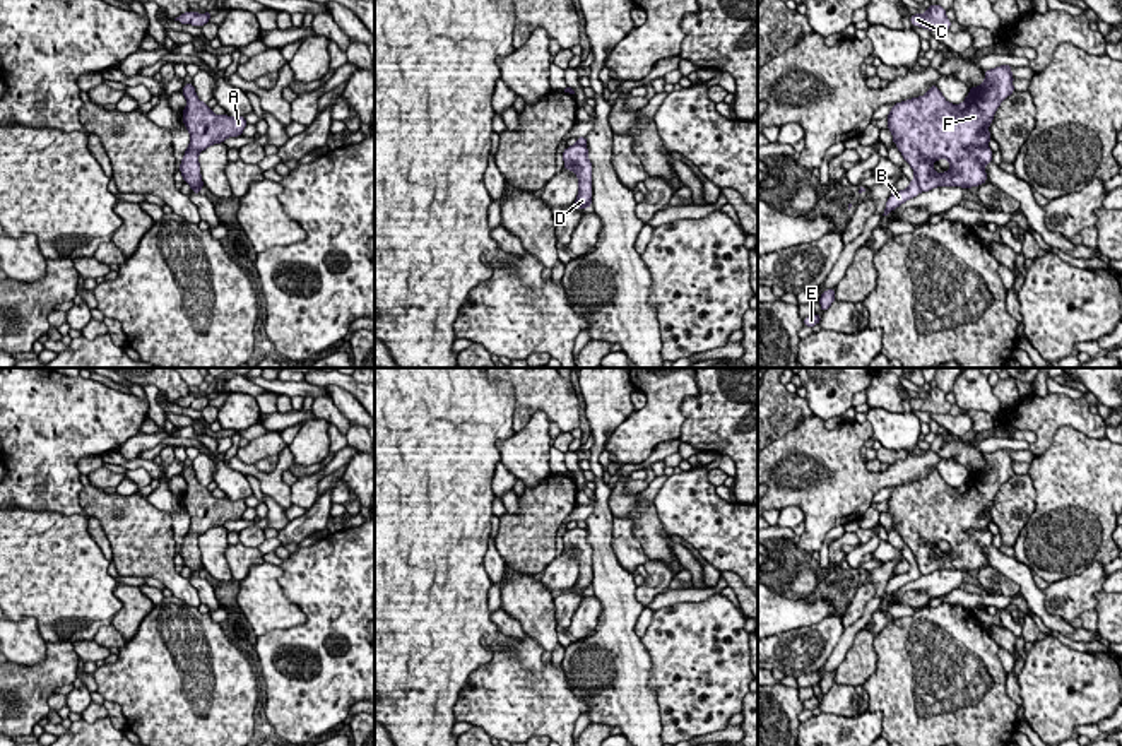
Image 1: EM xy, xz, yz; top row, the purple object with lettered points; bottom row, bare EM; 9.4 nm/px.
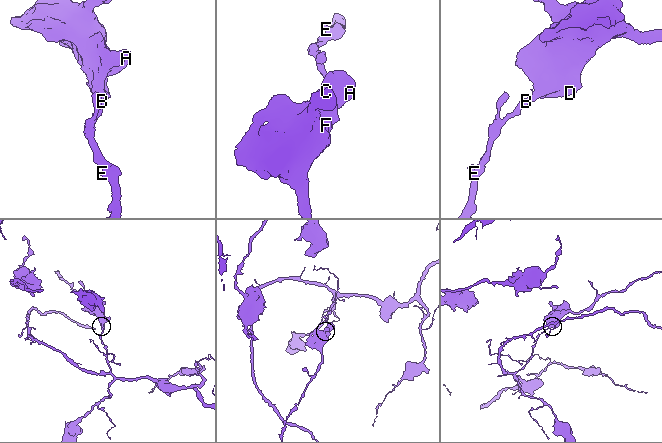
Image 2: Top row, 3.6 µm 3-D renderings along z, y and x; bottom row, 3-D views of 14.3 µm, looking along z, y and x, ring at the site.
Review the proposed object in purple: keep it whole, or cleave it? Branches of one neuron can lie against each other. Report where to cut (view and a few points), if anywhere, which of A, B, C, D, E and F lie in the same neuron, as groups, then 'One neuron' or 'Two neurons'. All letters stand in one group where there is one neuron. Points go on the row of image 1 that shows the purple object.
Split along yz (915, 177), (921, 190). Groups: A C D F / B E. Two neurons

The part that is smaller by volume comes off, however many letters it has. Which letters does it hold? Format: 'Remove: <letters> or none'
Remove: A, C, D, F

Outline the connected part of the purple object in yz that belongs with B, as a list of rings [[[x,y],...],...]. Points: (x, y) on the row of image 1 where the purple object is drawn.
[[[913,178],[910,181],[910,186],[906,190],[901,192],[893,192],[891,197],[886,202],[886,209],[883,216],[888,216],[891,210],[895,210],[898,205],[901,205],[903,202],[917,197],[920,193],[917,178]]]

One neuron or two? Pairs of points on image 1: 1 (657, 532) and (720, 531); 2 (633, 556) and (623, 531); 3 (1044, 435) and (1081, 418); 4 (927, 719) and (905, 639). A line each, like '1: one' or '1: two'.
1: two
2: one
3: one
4: one

